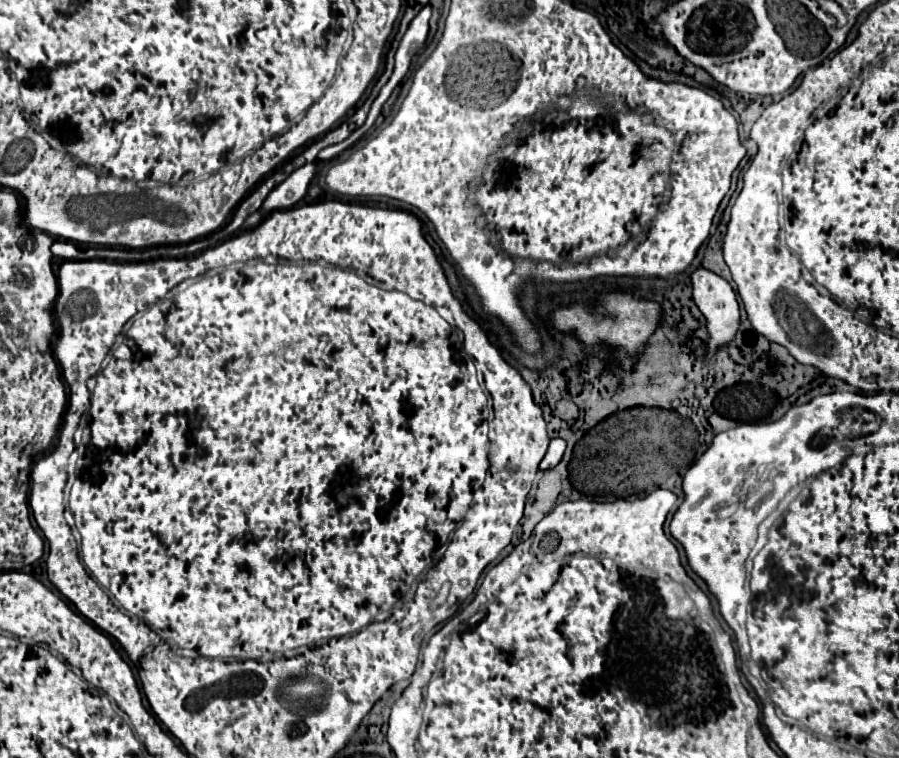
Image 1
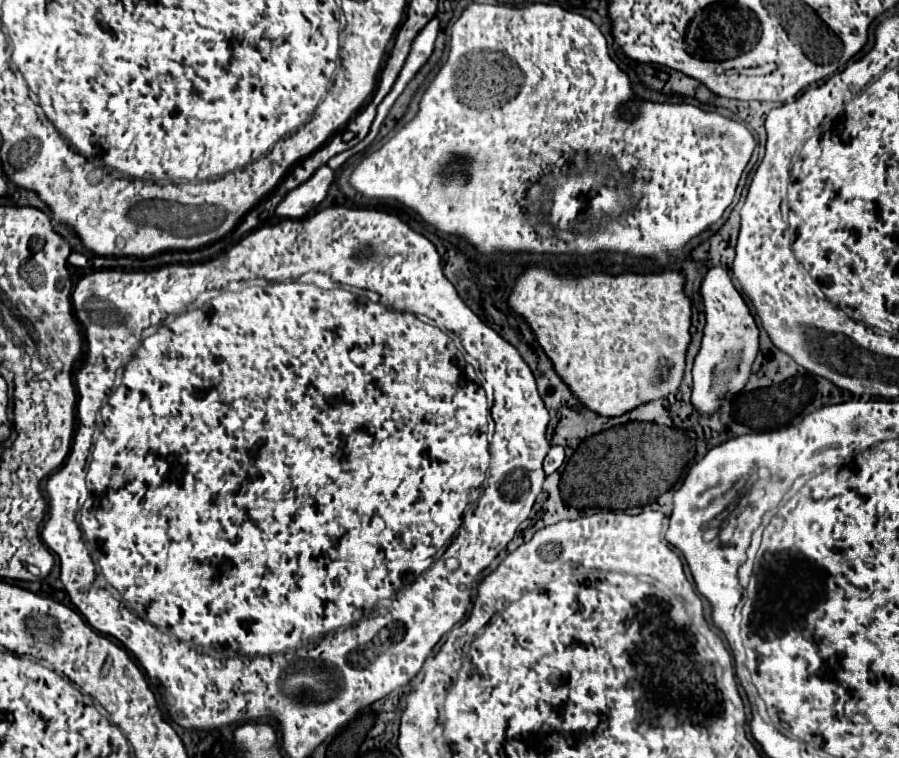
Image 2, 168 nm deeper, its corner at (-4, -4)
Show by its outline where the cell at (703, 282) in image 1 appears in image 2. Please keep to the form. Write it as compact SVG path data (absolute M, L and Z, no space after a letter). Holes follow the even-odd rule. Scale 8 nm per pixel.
M714 267L706 273L700 289L706 313L706 327L702 347L696 355L692 375L692 405L700 413L714 413L721 407L723 399L731 399L744 389L750 377L750 365L758 353L758 327L750 315L738 289L732 285L730 275L722 267Z

